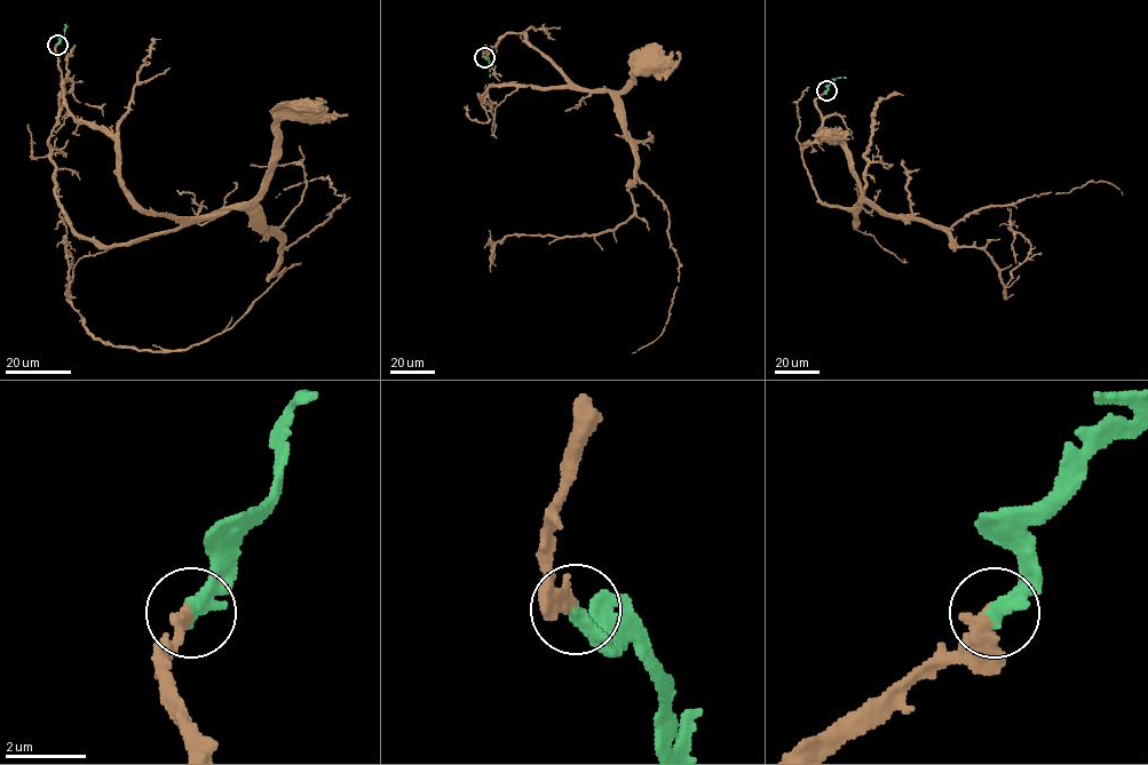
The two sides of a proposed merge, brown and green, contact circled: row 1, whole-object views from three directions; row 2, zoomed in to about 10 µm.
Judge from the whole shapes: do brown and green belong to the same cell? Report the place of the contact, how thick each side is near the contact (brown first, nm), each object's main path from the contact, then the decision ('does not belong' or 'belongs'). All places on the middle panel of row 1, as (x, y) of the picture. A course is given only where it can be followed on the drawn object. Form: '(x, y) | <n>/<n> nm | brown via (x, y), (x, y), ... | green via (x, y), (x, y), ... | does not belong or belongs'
(484, 57) | 360/400 nm | brown via (484, 56), (484, 46), (488, 53), (507, 33), (523, 33), (574, 82), (611, 90), (620, 90), (642, 62) | green via (484, 56), (489, 61), (489, 77) | belongs

